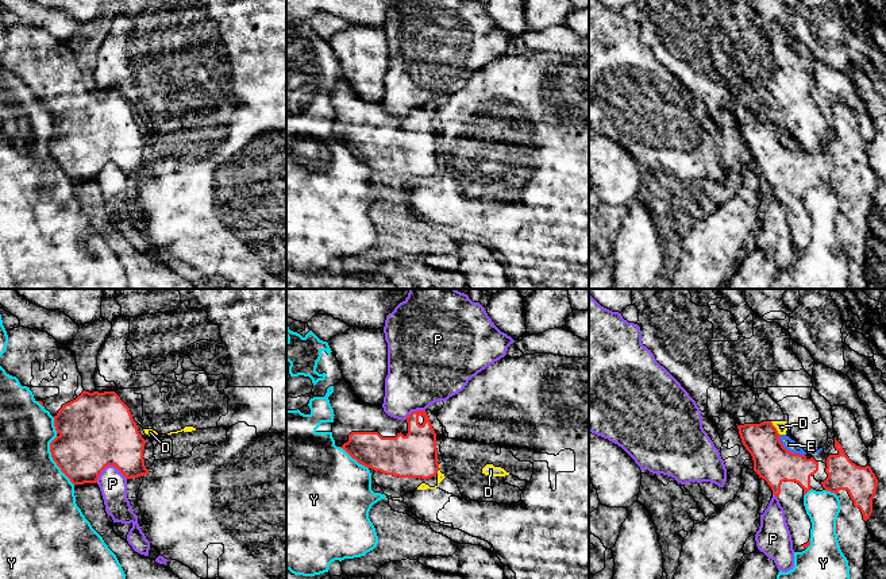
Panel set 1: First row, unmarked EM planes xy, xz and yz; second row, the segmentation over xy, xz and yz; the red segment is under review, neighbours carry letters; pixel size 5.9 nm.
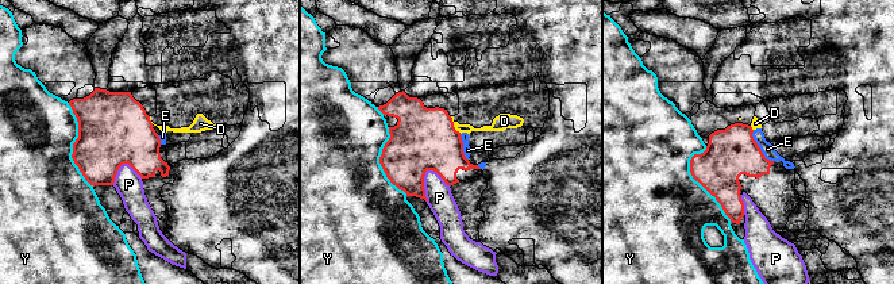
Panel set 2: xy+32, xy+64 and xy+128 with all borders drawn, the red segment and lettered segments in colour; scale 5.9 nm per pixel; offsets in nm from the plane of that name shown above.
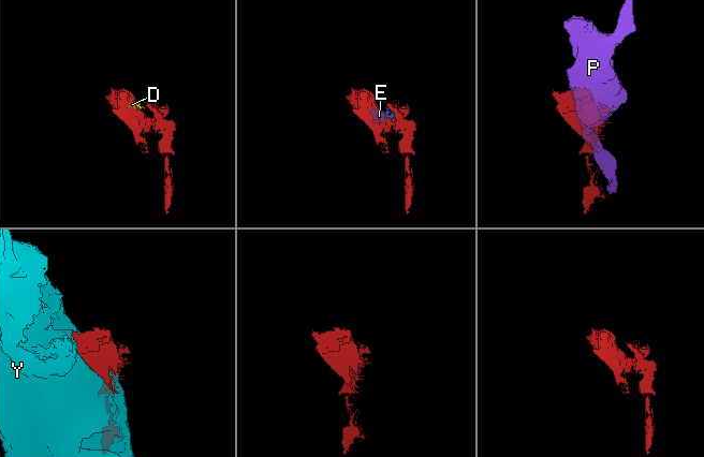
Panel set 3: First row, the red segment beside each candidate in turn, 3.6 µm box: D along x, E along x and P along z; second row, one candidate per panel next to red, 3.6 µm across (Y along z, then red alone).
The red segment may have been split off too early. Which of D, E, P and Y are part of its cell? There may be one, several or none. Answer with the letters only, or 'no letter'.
no letter

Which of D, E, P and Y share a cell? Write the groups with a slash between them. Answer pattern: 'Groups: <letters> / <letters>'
Groups: D E / P / Y

